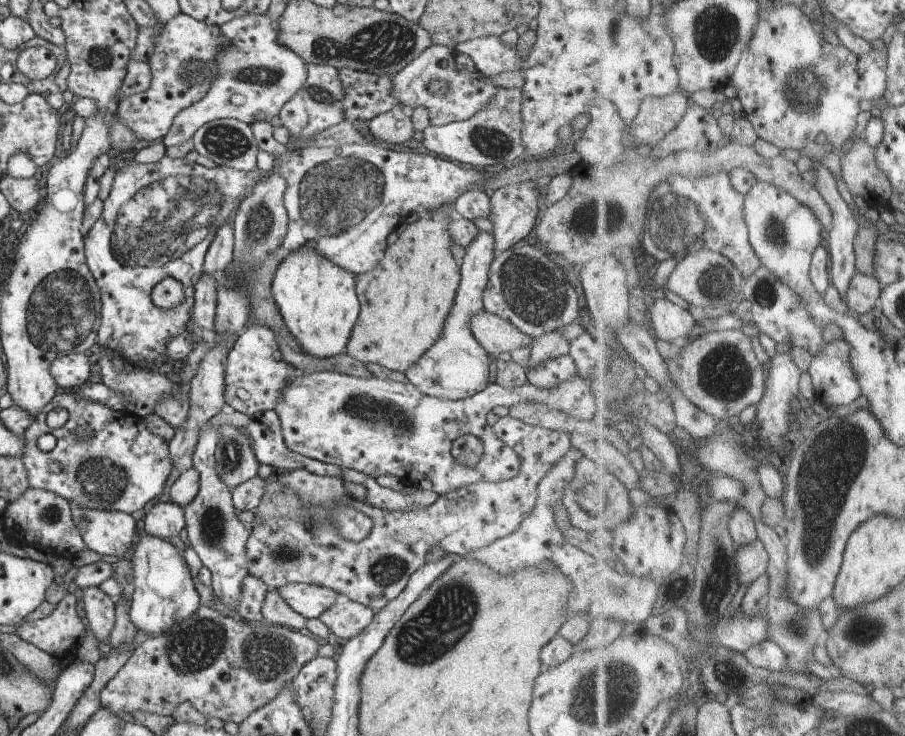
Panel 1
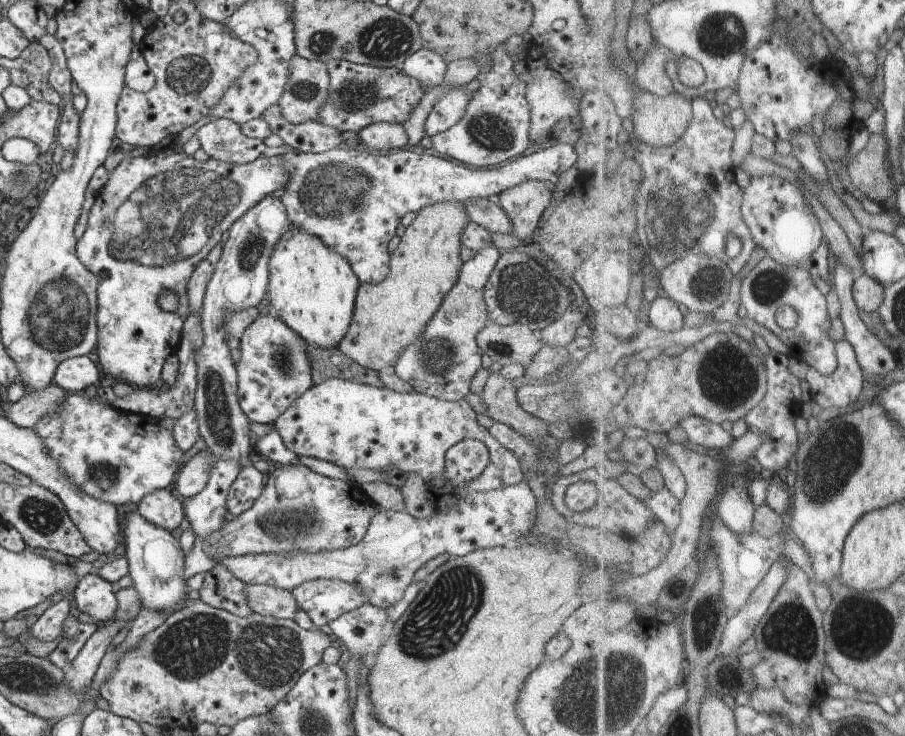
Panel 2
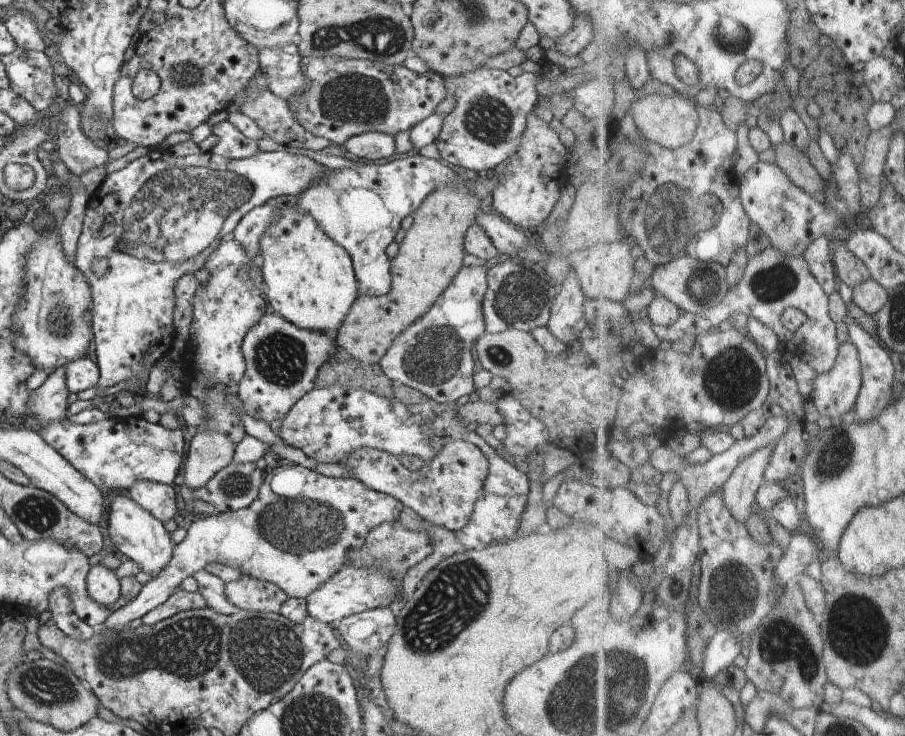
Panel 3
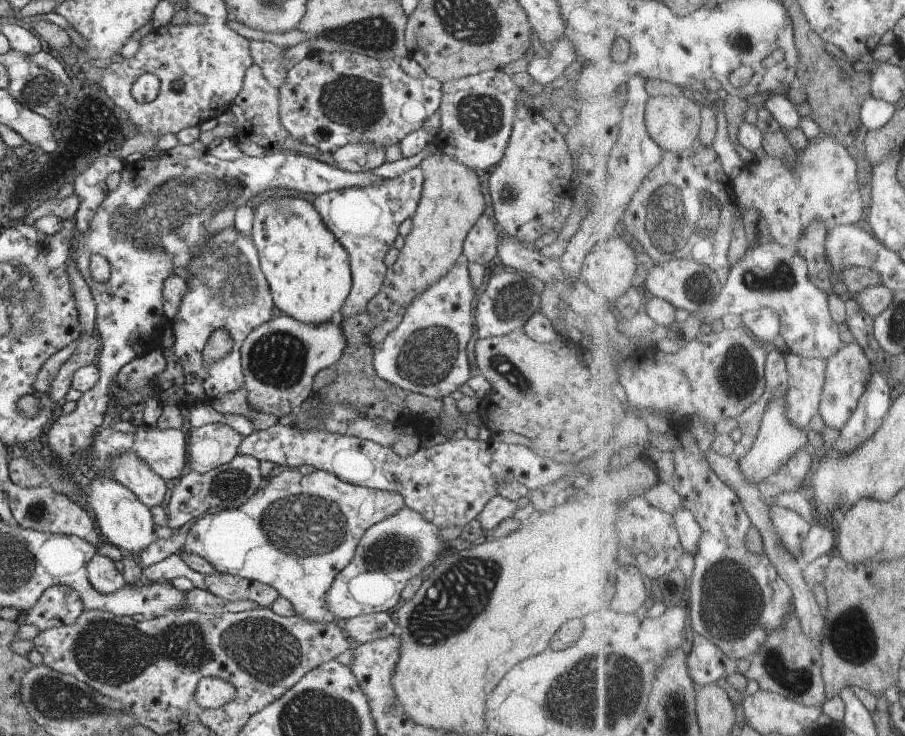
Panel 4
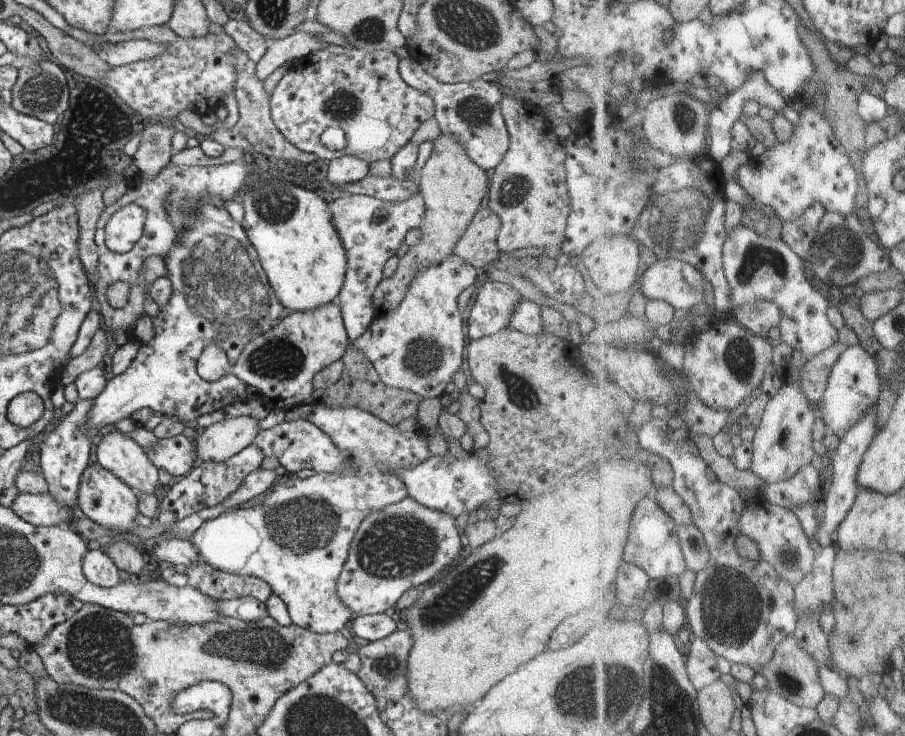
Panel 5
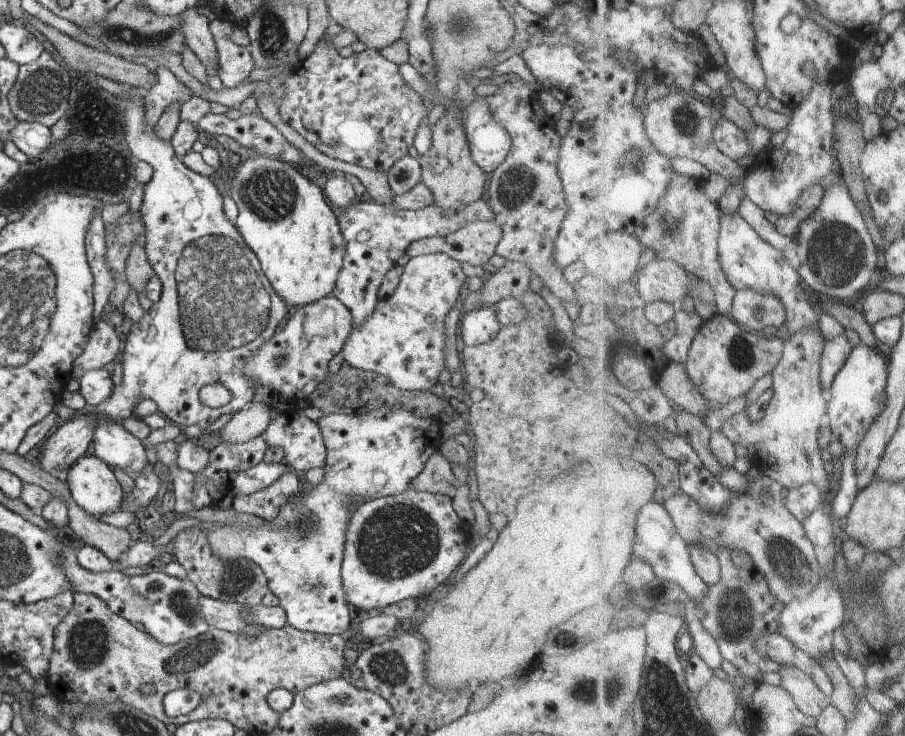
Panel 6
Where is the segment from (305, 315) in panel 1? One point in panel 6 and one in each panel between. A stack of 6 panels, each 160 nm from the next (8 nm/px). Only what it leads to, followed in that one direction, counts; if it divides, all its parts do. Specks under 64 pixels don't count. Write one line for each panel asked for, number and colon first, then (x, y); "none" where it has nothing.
2: (313, 289)
3: (310, 281)
4: (308, 271)
5: (290, 228)
6: (283, 218)

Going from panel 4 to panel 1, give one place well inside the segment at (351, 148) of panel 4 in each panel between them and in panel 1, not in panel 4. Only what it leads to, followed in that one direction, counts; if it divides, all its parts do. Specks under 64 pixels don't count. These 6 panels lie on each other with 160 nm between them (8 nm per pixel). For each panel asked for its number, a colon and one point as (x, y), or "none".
1: (394, 128)
2: (379, 136)
3: (371, 146)

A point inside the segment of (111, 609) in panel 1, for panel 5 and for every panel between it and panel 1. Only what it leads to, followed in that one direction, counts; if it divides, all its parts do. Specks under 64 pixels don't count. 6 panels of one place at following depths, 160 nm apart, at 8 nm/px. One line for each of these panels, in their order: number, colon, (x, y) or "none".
2: (94, 595)
3: (103, 585)
4: (102, 573)
5: (99, 569)

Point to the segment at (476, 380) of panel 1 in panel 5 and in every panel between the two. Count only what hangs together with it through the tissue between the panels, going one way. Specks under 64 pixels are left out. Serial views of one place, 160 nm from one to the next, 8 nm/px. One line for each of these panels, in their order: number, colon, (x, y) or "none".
2: (441, 363)
3: (433, 355)
4: (426, 353)
5: (419, 347)

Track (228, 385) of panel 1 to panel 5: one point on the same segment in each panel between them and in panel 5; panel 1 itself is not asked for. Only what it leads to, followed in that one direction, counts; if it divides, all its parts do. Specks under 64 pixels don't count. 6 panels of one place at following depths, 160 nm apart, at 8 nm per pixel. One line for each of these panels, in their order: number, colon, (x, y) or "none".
2: (273, 370)
3: (282, 360)
4: (279, 359)
5: (282, 362)

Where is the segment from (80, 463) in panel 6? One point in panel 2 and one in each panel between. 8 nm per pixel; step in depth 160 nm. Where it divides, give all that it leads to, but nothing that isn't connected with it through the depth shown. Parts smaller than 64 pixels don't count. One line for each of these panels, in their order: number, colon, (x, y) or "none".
2: (155, 558)
3: (137, 534)
4: (124, 520)
5: (103, 498)

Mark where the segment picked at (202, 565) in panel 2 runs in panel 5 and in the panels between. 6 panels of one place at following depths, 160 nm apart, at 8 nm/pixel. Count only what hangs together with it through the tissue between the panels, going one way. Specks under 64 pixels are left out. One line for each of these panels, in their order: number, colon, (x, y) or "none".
3: (297, 533)
4: (297, 532)
5: (296, 538)

